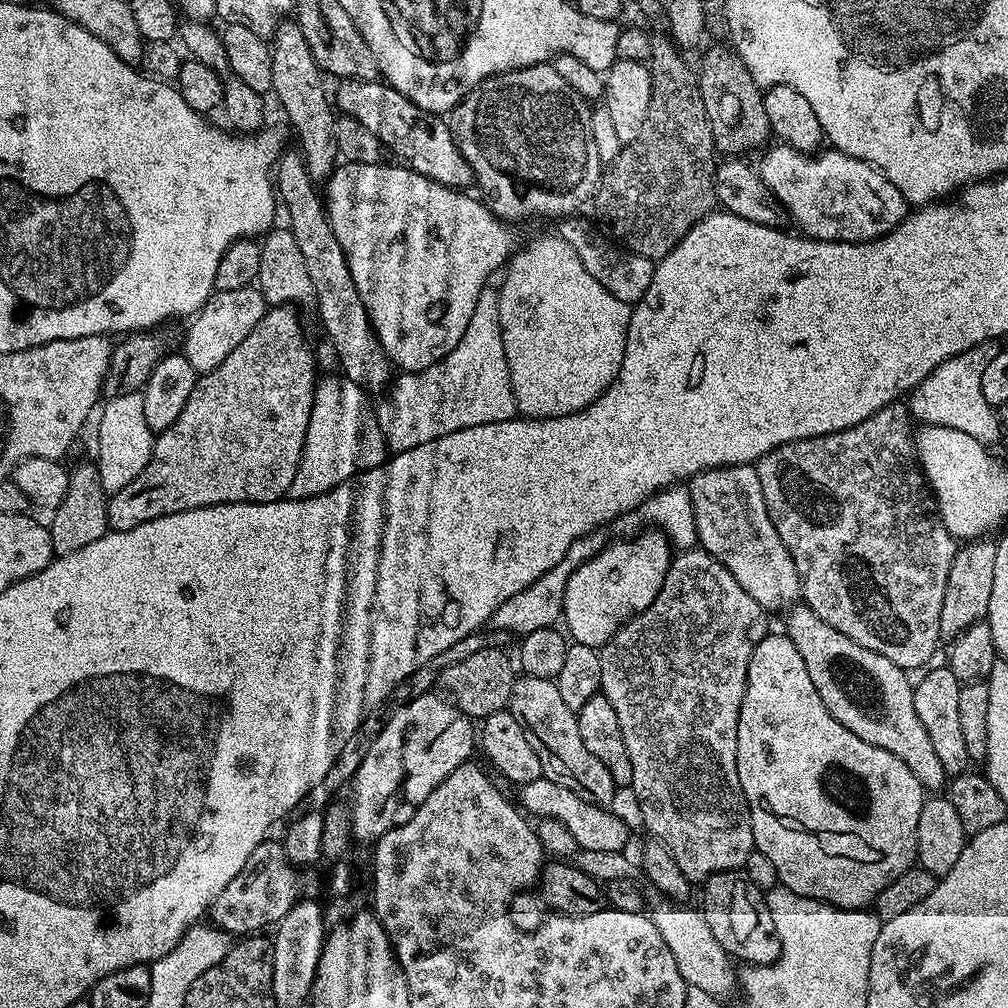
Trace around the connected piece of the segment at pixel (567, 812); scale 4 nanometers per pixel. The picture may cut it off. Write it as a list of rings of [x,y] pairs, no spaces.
[[[543,778],[523,785],[519,792],[518,804],[525,813],[533,812],[533,817],[536,818],[546,816],[558,818],[558,822],[562,822],[562,826],[566,826],[566,830],[570,830],[574,842],[580,848],[618,852],[625,847],[623,844],[628,840],[628,828],[614,813],[608,812],[612,810],[607,807],[578,798],[578,794],[574,794],[574,790],[570,790],[553,780]]]

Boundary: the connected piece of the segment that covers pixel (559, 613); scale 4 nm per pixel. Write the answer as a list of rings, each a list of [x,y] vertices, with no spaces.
[[[597,530],[588,532],[585,536],[579,536],[570,546],[570,550],[566,550],[566,554],[562,558],[562,562],[558,562],[558,566],[546,570],[533,584],[526,586],[512,598],[506,598],[506,602],[502,602],[498,606],[498,610],[492,615],[490,621],[491,627],[501,628],[504,632],[513,632],[516,638],[523,638],[534,630],[553,627],[564,615],[564,594],[570,574],[574,574],[574,570],[578,570],[578,566],[582,566],[590,558],[597,556],[606,547],[604,534],[603,531]]]

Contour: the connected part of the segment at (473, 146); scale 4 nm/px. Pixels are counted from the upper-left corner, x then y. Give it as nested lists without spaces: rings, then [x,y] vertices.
[[[551,63],[515,68],[512,72],[500,72],[497,76],[487,76],[481,84],[470,89],[460,99],[460,103],[452,109],[450,127],[452,137],[462,154],[462,158],[466,158],[466,162],[470,164],[475,187],[477,189],[480,187],[484,191],[485,197],[483,196],[483,199],[486,201],[488,209],[500,220],[513,222],[512,220],[528,220],[531,216],[556,216],[555,218],[571,216],[579,213],[581,211],[580,207],[586,202],[588,204],[596,194],[597,185],[602,175],[602,165],[598,154],[598,146],[594,142],[594,134],[592,133],[592,114],[589,101],[585,100],[583,96],[579,96],[560,77],[558,70],[552,68]]]

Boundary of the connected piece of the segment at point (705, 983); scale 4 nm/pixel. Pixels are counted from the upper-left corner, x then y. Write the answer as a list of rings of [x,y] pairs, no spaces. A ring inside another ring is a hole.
[[[664,902],[650,909],[652,921],[658,926],[662,938],[666,938],[666,946],[670,946],[670,954],[674,954],[674,962],[678,962],[678,974],[688,983],[689,988],[706,990],[706,994],[728,998],[738,984],[738,976],[732,972],[733,961],[728,951],[714,938],[710,926],[706,922],[703,911],[699,907],[683,908],[680,902]]]

